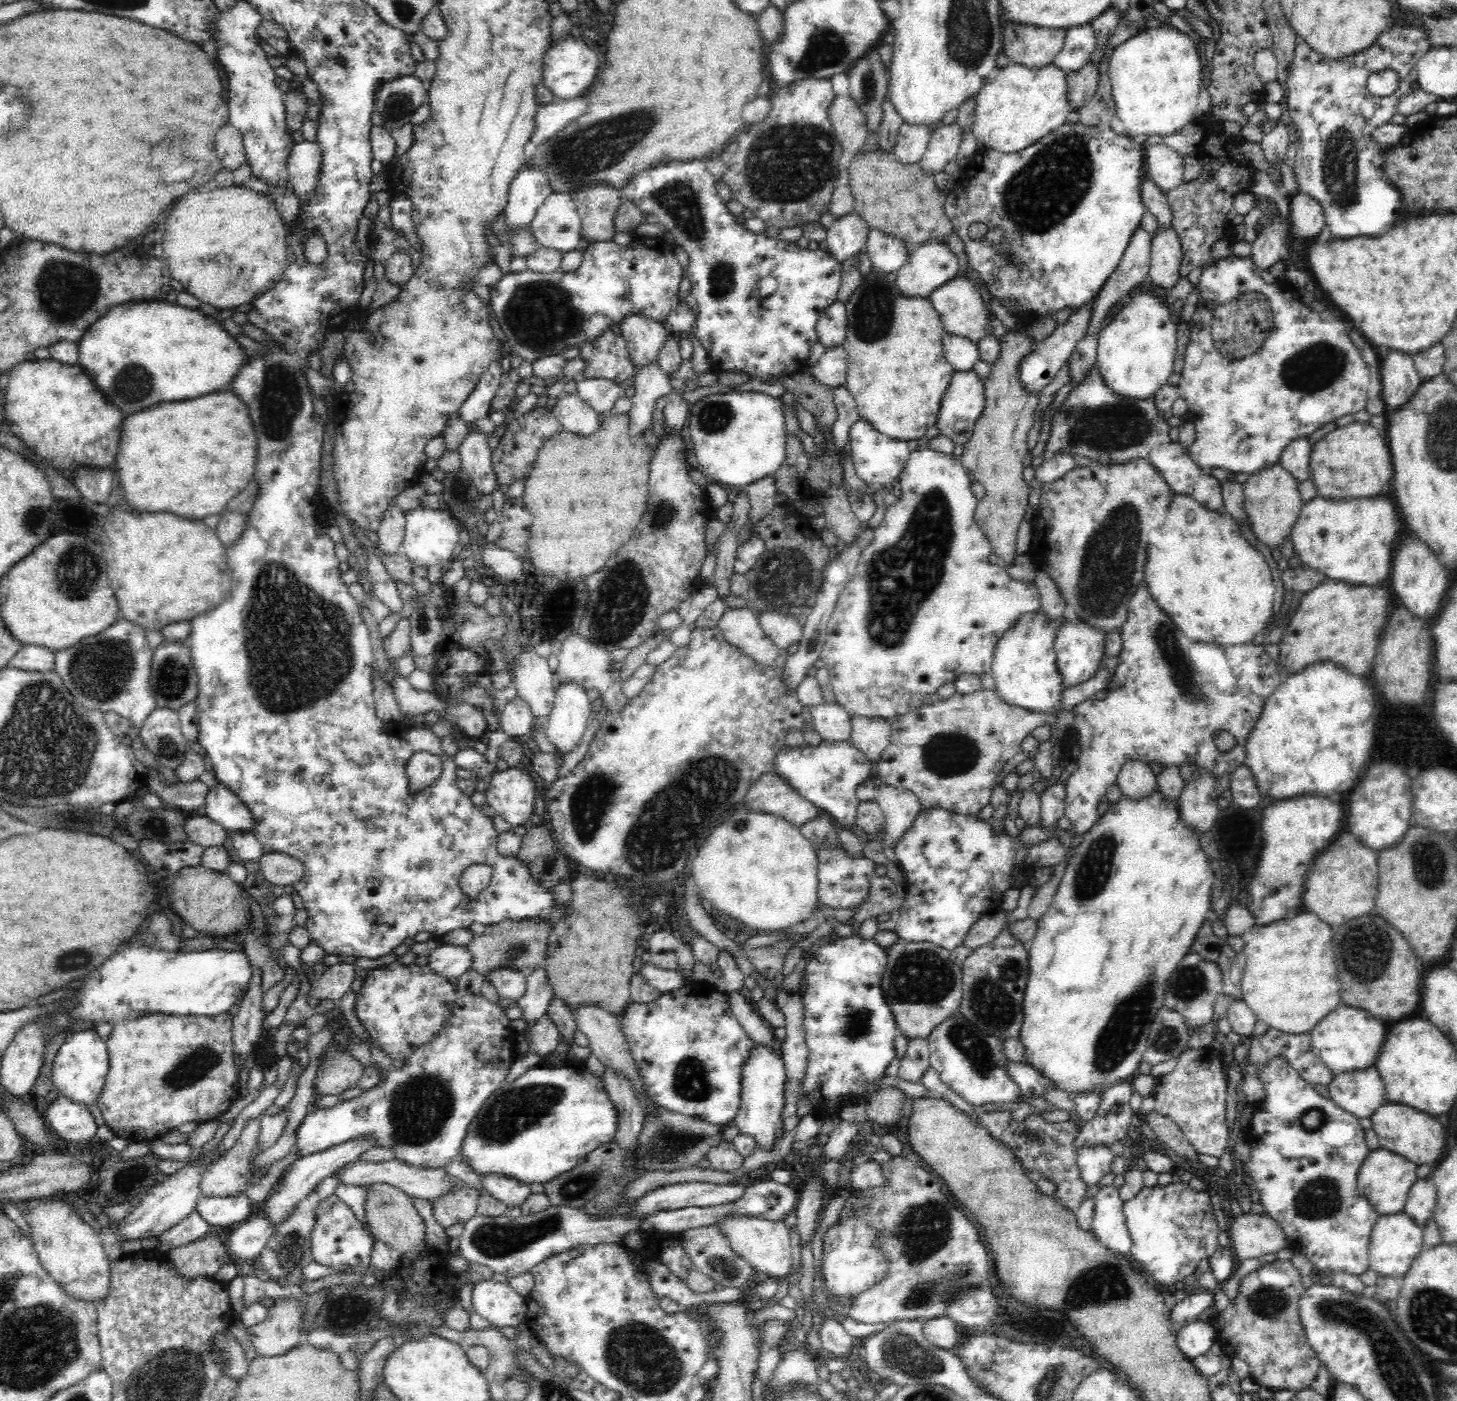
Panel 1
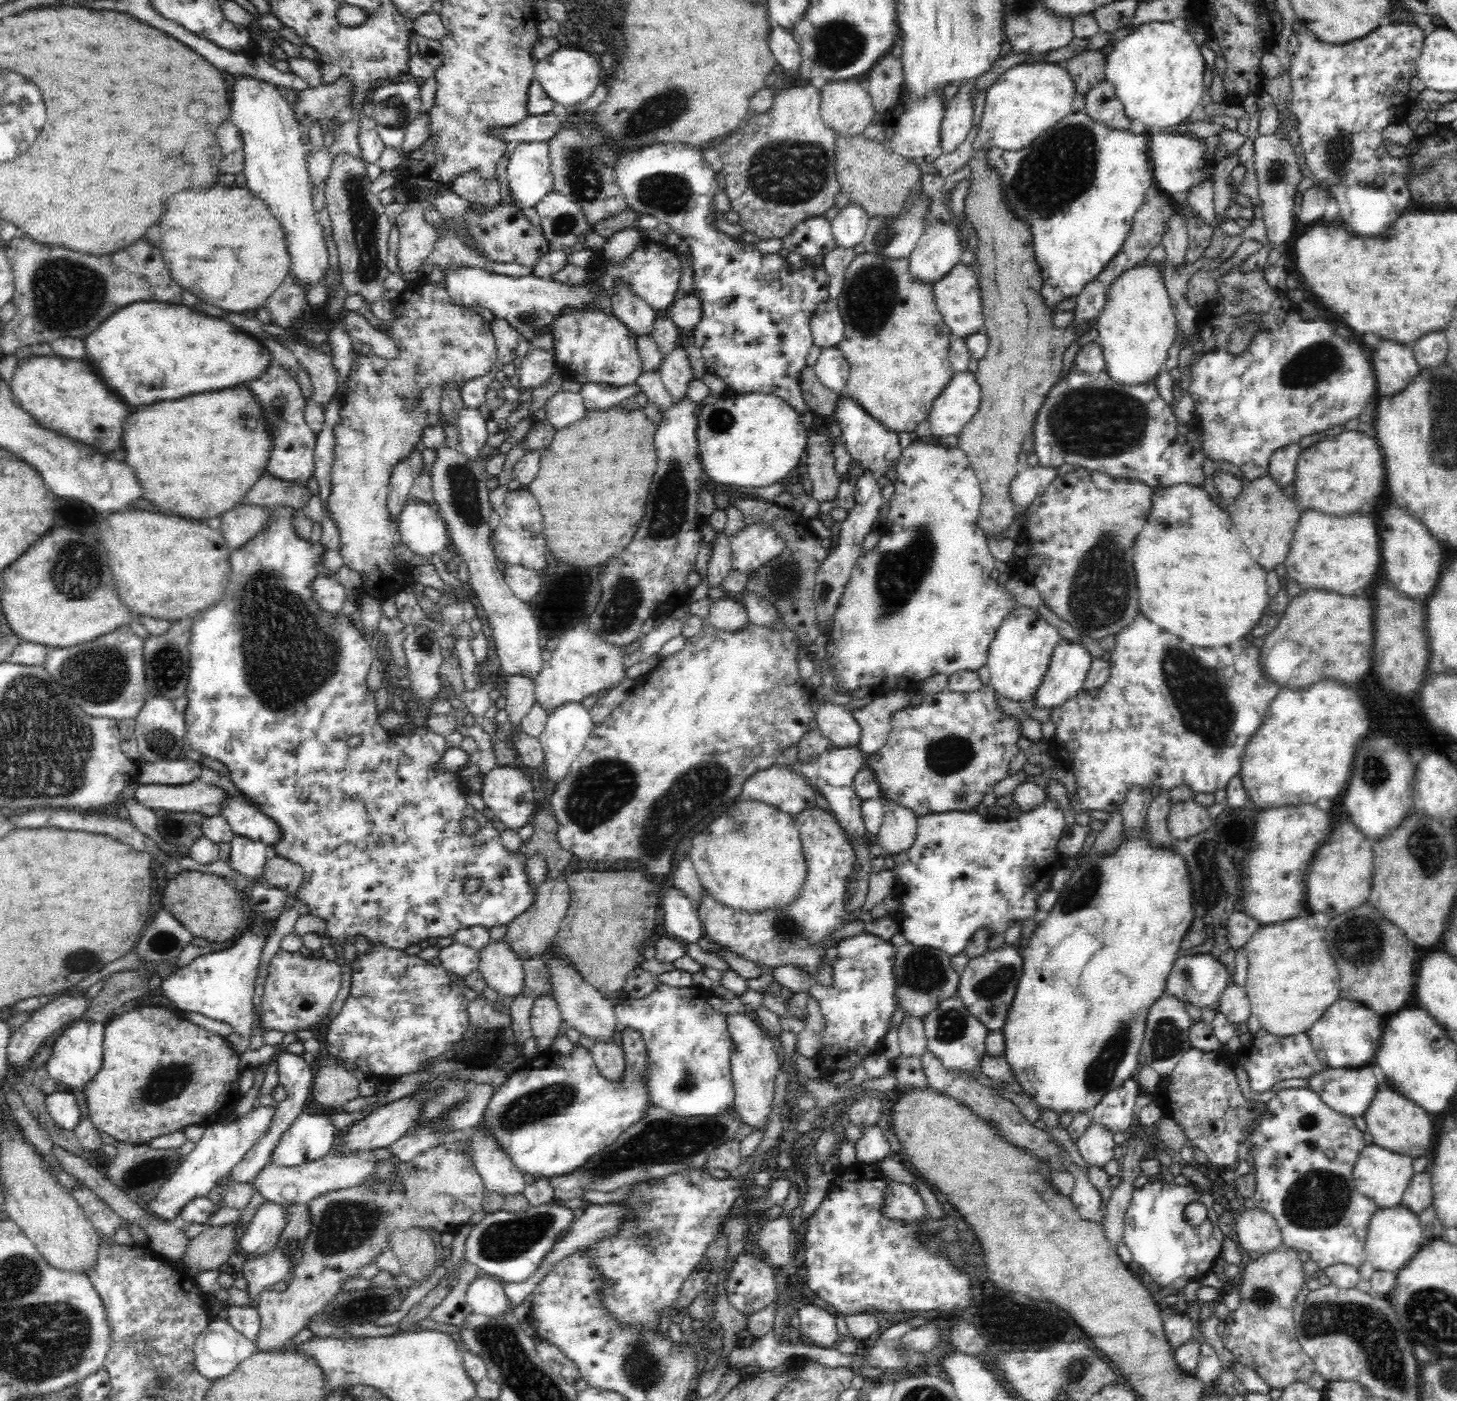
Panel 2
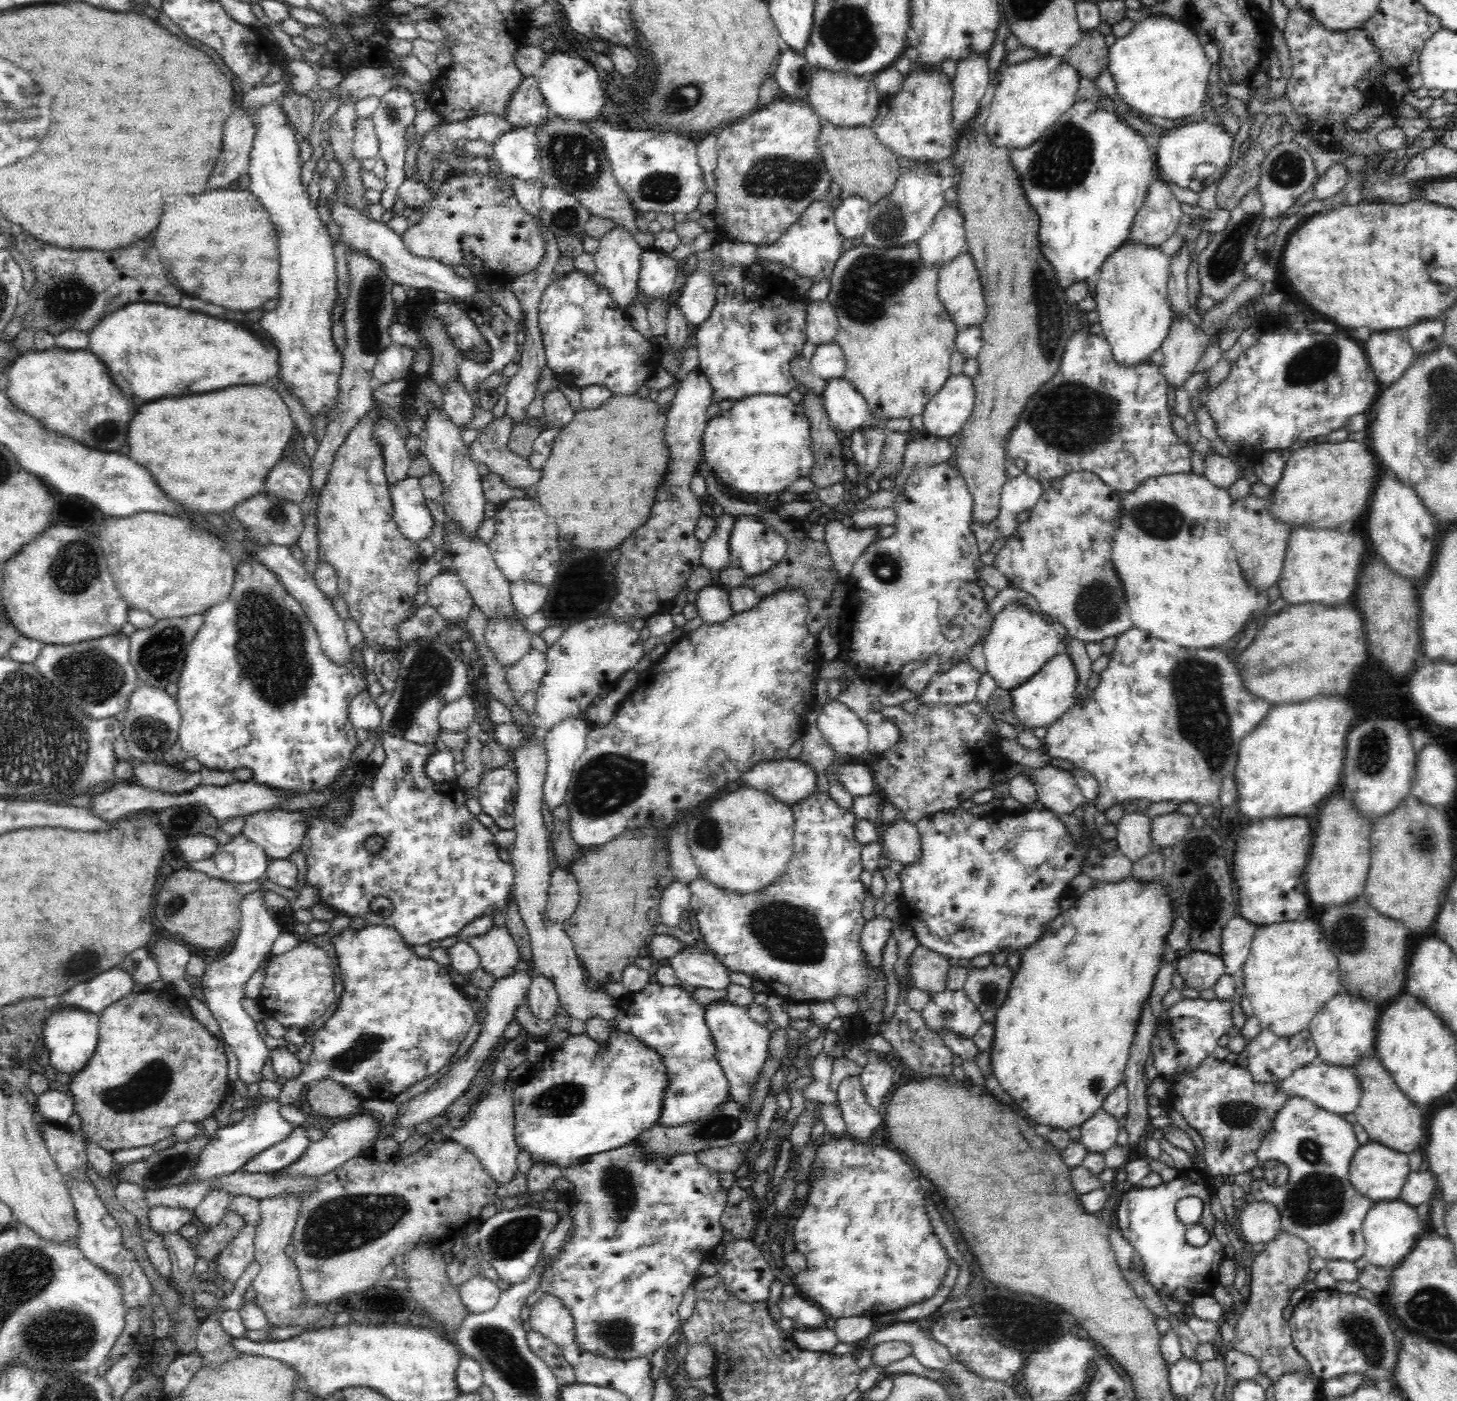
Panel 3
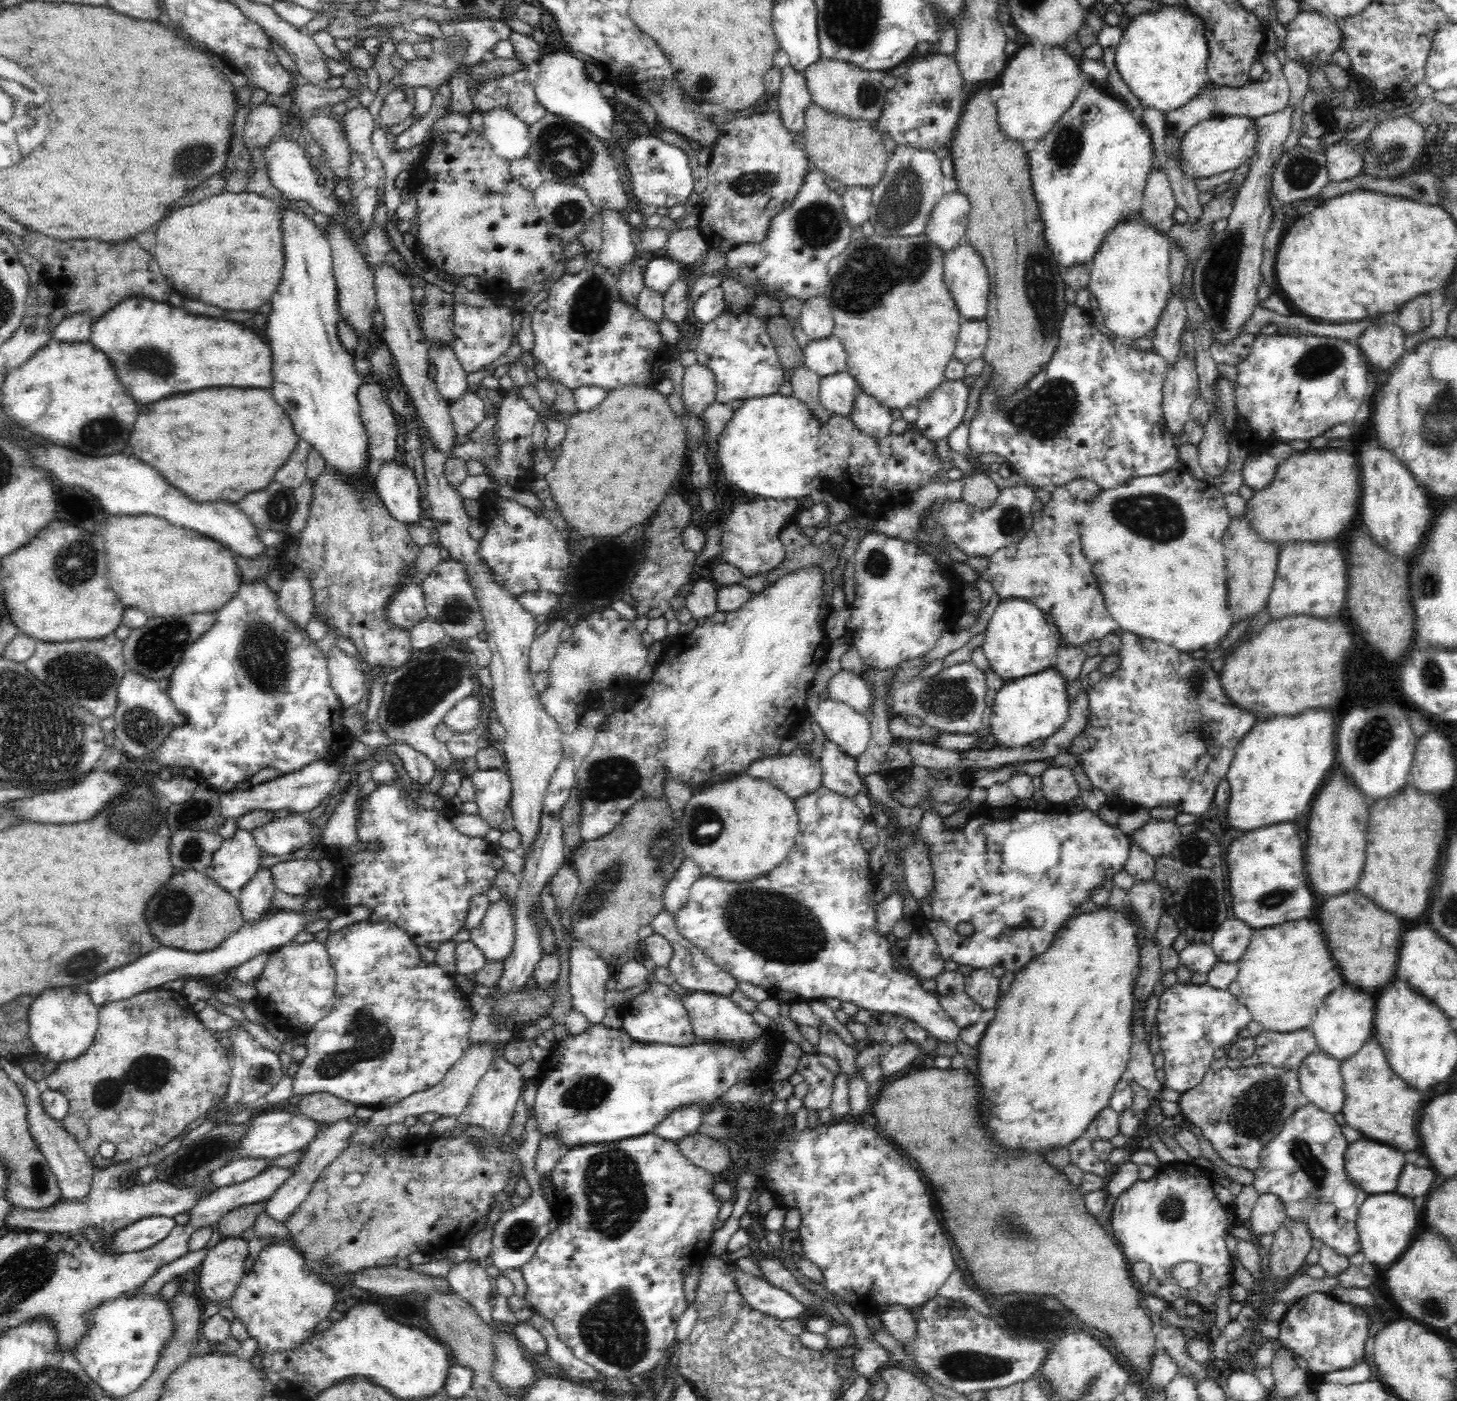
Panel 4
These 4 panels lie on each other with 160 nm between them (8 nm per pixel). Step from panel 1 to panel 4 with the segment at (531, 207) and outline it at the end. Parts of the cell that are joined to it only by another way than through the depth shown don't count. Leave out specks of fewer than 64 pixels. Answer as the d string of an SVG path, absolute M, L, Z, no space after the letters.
M507 107L482 112L484 136L498 157L510 162L527 156L531 139L529 126L522 123Z

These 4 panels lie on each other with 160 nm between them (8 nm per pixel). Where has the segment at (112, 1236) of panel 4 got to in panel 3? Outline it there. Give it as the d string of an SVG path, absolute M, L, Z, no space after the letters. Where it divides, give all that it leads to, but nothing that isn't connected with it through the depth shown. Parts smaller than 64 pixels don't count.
M150 1208L148 1211L148 1229L160 1235L164 1233L176 1233L184 1224L193 1222L194 1210L180 1208Z

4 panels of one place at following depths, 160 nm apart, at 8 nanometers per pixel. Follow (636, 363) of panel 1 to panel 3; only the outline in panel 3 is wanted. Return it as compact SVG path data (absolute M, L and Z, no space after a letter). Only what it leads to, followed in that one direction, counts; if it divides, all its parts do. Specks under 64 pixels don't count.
M618 226L610 230L599 242L598 252L594 255L598 277L602 284L609 289L609 294L615 304L626 310L637 299L642 299L637 288L642 249L628 230Z

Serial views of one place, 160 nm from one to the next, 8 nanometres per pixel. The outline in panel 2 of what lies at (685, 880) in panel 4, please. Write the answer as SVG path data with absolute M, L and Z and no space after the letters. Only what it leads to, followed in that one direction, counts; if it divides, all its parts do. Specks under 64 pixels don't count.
M670 884L670 888L664 888L668 890L664 894L664 898L659 902L659 911L663 911L663 926L664 929L668 930L670 936L676 937L683 944L688 942L694 942L704 936L702 923L698 920L696 909L692 906L692 902L689 898L680 890Z

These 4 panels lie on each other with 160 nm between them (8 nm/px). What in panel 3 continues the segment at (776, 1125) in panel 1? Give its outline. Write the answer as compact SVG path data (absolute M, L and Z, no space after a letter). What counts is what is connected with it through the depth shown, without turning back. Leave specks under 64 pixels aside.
M714 1000L703 1006L703 1013L715 1039L716 1061L719 1062L729 1083L729 1096L736 1103L747 1107L754 1094L753 1086L758 1073L768 1057L768 1038L771 1032L765 1025L756 1023L745 1008L735 1005L730 1000Z

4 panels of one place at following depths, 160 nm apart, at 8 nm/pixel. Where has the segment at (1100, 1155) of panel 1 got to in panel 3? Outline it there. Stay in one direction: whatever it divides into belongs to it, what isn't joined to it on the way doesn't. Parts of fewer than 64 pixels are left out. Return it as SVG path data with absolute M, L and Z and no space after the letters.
M1099 1108L1090 1120L1079 1127L1082 1134L1081 1143L1087 1152L1106 1152L1110 1146L1117 1144L1120 1128L1118 1119Z

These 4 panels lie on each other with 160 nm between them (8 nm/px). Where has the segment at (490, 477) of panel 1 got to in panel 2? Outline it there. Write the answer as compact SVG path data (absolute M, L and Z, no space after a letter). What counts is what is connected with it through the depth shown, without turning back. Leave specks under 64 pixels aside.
M462 406L462 410L458 412L458 416L456 416L456 420L454 420L454 424L460 432L461 444L460 449L463 453L470 459L476 459L477 457L483 458L485 461L485 457L480 456L480 448L486 444L486 436L488 436L488 431L486 431L486 422L487 420L480 415L480 411L476 408Z

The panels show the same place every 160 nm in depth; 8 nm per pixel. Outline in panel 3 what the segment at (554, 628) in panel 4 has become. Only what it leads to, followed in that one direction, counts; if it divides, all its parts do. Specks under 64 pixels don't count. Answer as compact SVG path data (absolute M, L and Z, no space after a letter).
M532 649L518 663L507 668L506 678L514 695L519 698L530 690L537 690L545 675L547 654Z

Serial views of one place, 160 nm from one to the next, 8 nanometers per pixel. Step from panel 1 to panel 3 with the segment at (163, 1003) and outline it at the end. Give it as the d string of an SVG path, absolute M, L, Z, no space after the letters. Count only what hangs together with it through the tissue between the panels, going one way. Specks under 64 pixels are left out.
M258 888L243 896L240 902L240 928L237 933L238 940L235 940L236 948L232 950L232 954L224 956L222 960L210 963L202 978L203 1002L206 1002L206 1006L217 1020L221 1038L226 1041L238 1059L238 1079L247 1086L264 1081L262 1071L270 1059L271 1050L258 1035L254 1020L248 1016L240 1003L244 998L242 988L244 982L256 972L258 966L261 966L262 958L270 952L274 940L281 932L281 928L276 923L276 915L273 915L270 908L265 905L263 893Z

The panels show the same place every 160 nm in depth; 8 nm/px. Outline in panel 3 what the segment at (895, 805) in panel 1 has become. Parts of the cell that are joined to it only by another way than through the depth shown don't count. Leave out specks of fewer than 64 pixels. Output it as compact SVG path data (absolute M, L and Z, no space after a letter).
M895 822L886 828L882 836L886 854L890 854L891 860L900 862L905 868L921 860L920 839L915 823L911 822Z

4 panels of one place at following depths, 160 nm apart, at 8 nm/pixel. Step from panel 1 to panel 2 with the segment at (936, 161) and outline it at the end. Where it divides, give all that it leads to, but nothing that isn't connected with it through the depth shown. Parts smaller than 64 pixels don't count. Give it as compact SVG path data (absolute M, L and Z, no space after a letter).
M970 79L960 84L956 95L947 103L940 130L940 144L944 153L956 150L973 128L975 99L979 93L975 88L976 81L977 79Z

